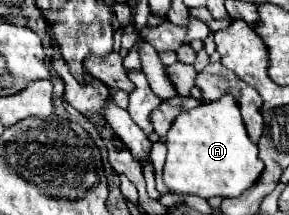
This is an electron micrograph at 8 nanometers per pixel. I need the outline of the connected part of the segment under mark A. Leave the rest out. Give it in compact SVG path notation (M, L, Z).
M233 96L203 102L193 110L181 112L173 120L165 144L169 152L163 182L173 192L195 194L201 198L241 196L263 172L263 162L257 158L257 146L245 132L239 106Z

